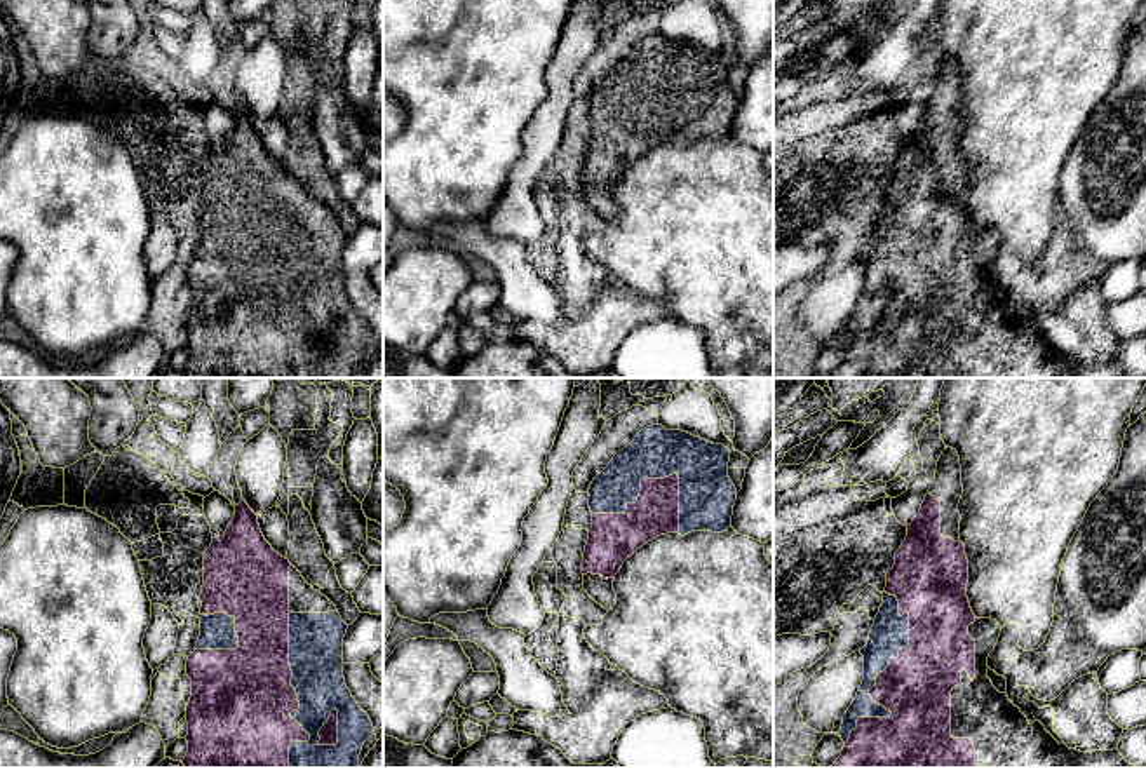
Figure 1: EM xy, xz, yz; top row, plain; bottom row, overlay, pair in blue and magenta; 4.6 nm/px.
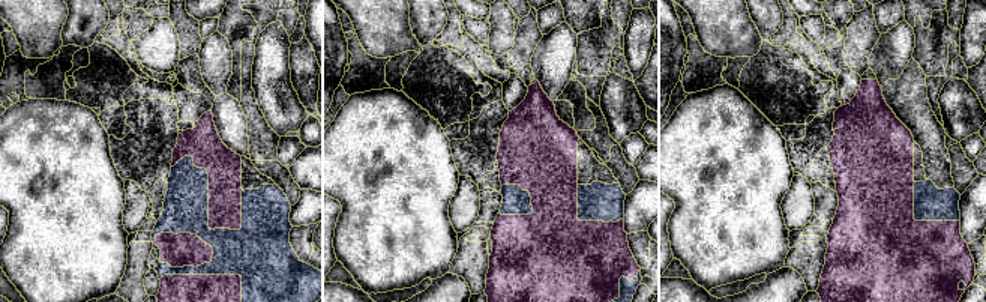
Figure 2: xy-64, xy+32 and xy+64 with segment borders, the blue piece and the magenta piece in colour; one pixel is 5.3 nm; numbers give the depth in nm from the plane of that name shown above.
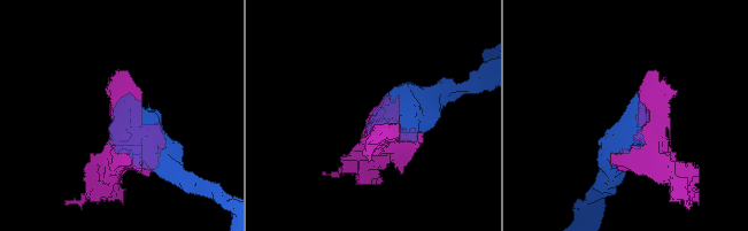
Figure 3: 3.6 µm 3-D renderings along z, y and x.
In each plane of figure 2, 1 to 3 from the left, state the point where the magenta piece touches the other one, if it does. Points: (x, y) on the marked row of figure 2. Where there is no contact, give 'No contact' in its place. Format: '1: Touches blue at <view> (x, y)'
1: Touches blue at xy-64 (207, 196)
2: Touches blue at xy+32 (527, 191)
3: Touches blue at xy+64 (920, 220)

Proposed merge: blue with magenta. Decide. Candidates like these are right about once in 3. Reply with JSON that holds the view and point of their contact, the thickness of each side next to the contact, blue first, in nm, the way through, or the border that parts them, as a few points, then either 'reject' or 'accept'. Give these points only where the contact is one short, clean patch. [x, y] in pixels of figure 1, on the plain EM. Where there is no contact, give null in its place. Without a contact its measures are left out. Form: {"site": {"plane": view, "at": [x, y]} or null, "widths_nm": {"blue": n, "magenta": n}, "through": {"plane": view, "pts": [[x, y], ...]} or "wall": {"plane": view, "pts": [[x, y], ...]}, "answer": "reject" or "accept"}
{"site": {"plane": "yz", "at": [878, 282]}, "widths_nm": {"blue": 170, "magenta": 320}, "answer": "accept"}

